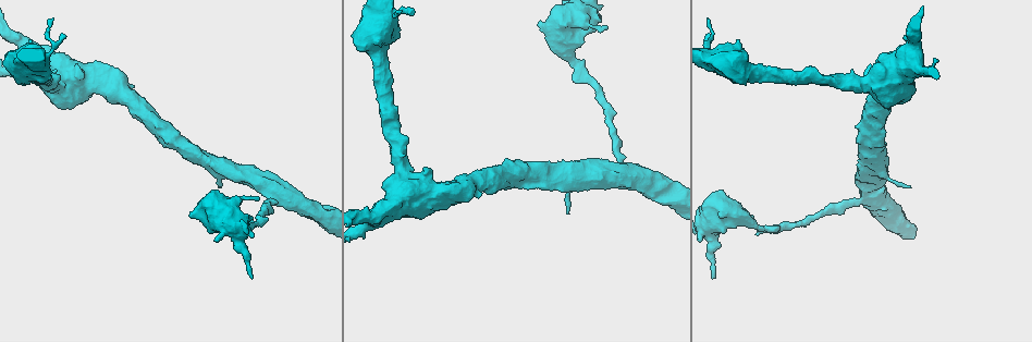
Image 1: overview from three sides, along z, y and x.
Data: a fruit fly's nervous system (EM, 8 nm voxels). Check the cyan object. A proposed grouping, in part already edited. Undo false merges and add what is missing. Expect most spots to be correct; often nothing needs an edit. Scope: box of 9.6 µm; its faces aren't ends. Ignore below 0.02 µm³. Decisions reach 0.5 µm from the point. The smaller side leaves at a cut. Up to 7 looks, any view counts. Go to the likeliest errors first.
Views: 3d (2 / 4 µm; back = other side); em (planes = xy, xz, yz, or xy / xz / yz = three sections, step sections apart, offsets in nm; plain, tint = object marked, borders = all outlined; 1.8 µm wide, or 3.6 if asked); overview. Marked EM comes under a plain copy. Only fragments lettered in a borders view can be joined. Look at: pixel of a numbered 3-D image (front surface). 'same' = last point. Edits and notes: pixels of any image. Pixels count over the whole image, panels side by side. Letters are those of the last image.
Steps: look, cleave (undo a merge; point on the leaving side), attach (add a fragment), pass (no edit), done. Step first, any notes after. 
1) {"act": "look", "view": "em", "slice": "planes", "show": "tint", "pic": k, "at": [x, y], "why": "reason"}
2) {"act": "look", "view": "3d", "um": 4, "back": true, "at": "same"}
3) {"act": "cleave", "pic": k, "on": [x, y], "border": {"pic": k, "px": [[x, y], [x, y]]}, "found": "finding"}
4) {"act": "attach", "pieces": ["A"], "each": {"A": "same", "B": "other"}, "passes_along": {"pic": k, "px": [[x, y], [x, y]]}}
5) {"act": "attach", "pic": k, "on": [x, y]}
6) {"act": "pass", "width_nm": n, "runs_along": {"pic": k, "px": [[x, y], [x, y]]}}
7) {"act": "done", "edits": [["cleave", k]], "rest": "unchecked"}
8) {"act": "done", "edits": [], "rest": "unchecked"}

{"act": "look", "view": "em", "um": 3.6, "slice": "xz", "step": 8, "show": "tint", "pic": 1, "at": [906, 52], "why": "calibre changes"}

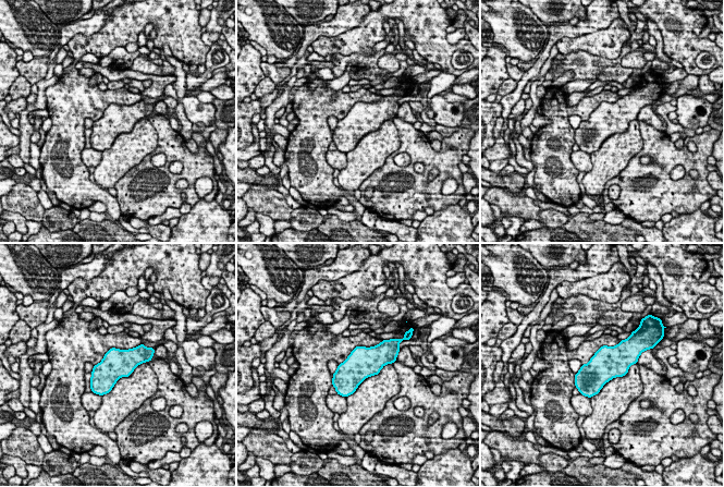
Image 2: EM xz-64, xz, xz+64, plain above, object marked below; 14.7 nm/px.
{"act": "look", "view": "em", "um": 3.6, "slice": "yz", "step": 16, "show": "borders", "at": "same"}

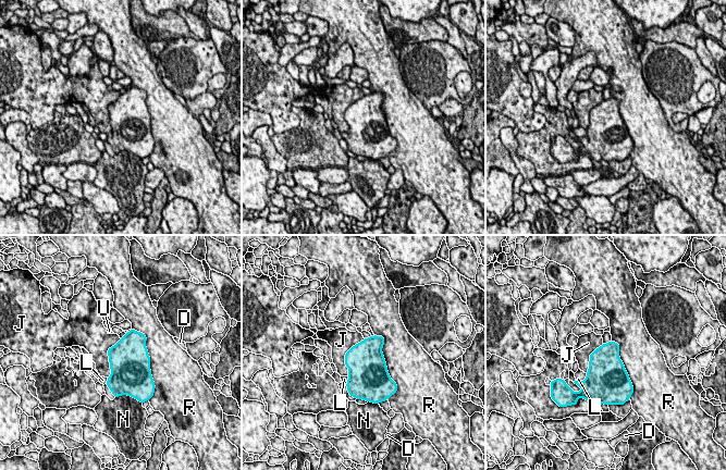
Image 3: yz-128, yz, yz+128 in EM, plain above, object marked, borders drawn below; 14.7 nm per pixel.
{"act": "pass", "width_nm": 440, "each": {"D": "other", "J": "other", "L": "other", "N": "other", "R": "other", "U": "other"}, "found": "all the same neuron"}

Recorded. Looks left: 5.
{"act": "look", "view": "em", "slice": "yz", "step": 16, "show": "tint", "pic": 1, "at": [251, 279], "why": "an open end"}

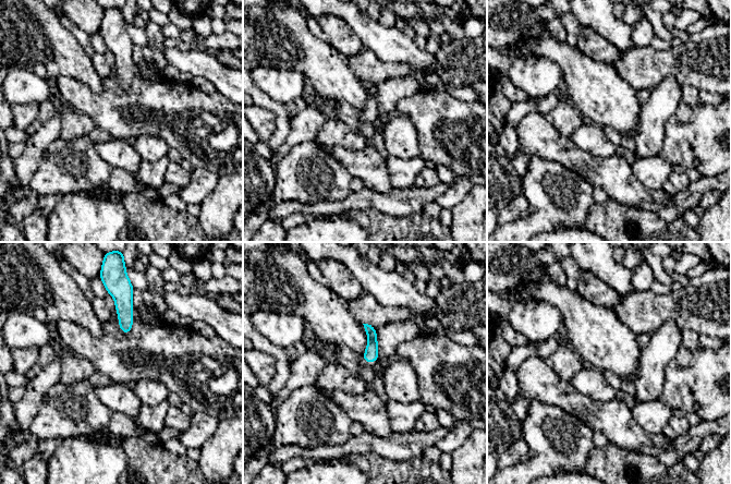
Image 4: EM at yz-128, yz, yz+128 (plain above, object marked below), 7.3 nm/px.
{"act": "look", "view": "em", "slice": "planes", "show": "tint", "at": "same"}

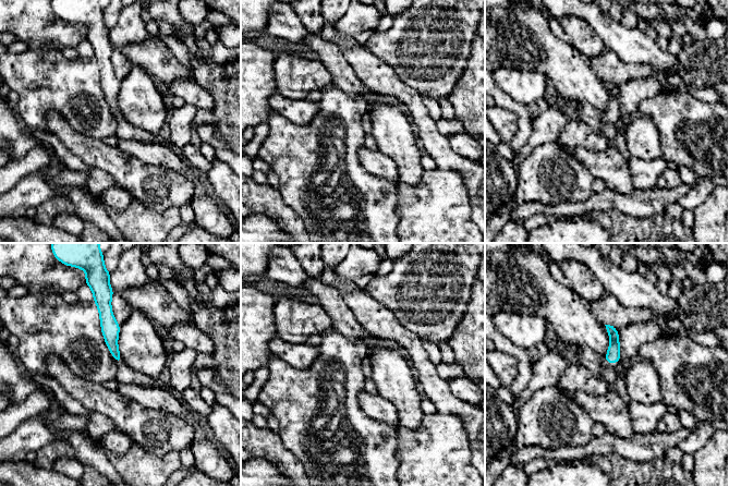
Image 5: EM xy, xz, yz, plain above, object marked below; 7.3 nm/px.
{"act": "look", "view": "em", "slice": "planes", "show": "borders", "at": "same", "why": "see the neighbours"}

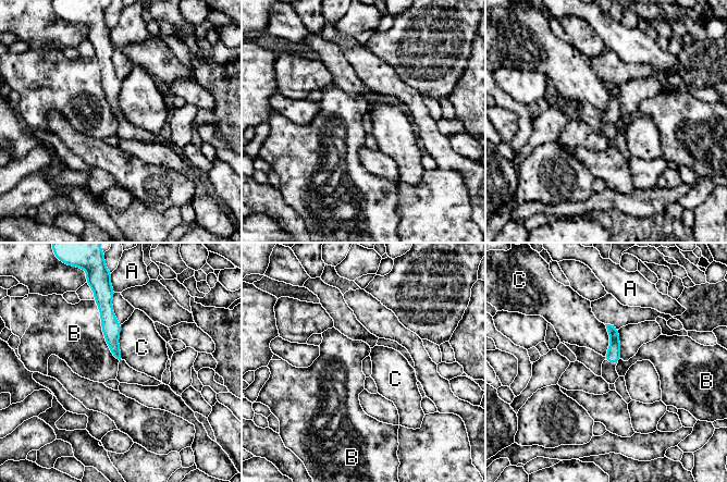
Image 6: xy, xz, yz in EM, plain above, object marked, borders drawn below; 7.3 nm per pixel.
{"act": "pass", "each": {"A": "other", "B": "other", "C": "other"}, "found": "no lettered fragment goes on from it"}

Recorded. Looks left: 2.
{"act": "look", "view": "3d", "um": 2, "pic": 1, "at": [256, 199], "why": "an open end"}

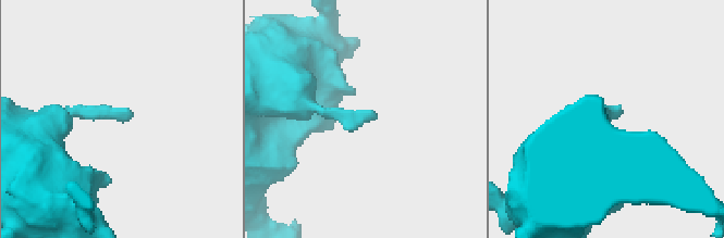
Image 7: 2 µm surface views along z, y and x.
{"act": "look", "view": "em", "slice": "planes", "show": "borders", "pic": 7, "at": [128, 117], "why": "now the EM"}

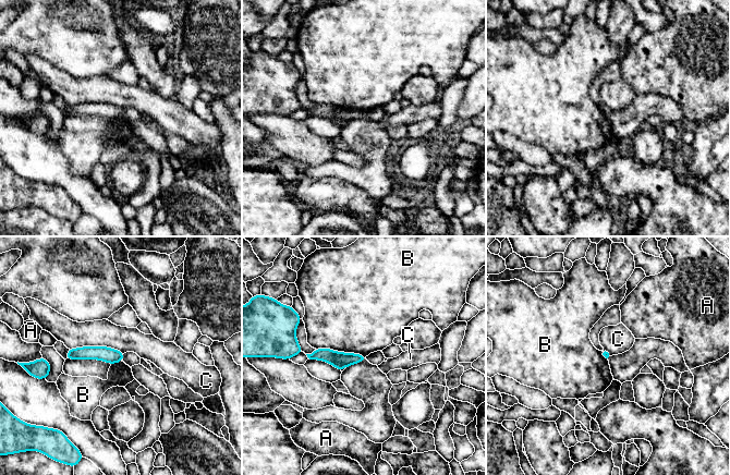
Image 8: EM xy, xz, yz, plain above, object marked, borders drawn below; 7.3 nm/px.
{"act": "pass", "each": {"A": "other", "B": "other", "C": "other"}, "border": {"pic": 8, "px": [[315, 348], [367, 355]]}, "found": "no lettered fragment goes on from it"}

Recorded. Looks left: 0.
{"act": "done", "edits": [], "rest": "unchecked"}

